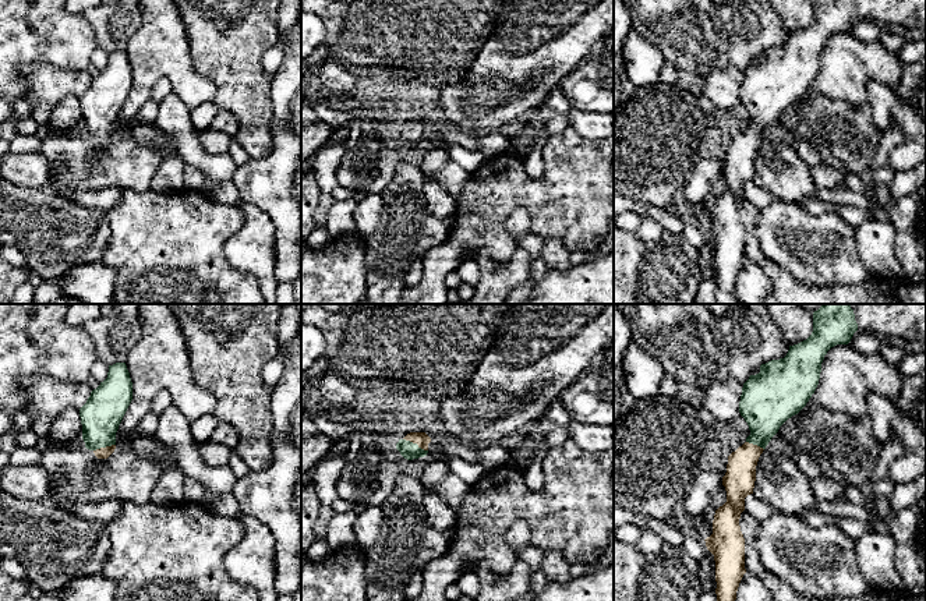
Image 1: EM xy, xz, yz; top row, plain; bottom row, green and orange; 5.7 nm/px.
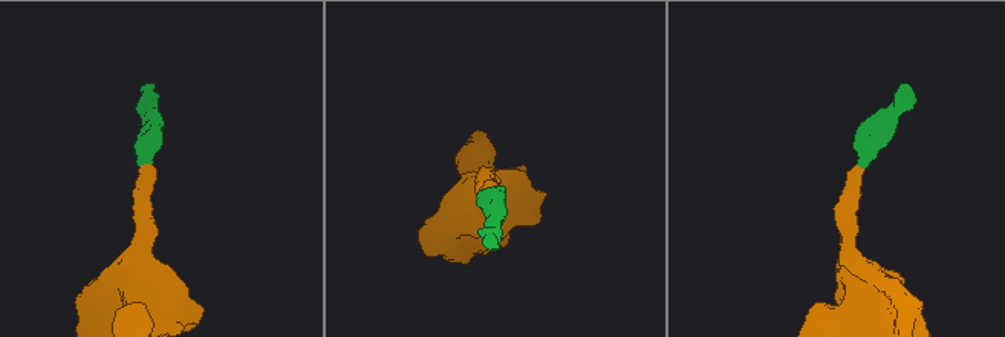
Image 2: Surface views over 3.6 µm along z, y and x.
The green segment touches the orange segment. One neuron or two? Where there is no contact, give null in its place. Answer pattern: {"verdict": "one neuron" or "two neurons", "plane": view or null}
{"verdict": "one neuron", "plane": "xz"}

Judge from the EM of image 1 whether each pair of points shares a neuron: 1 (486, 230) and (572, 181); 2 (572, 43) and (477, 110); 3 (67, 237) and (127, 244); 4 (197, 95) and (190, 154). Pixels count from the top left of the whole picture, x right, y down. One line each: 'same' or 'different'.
1: same
2: same
3: different
4: different

